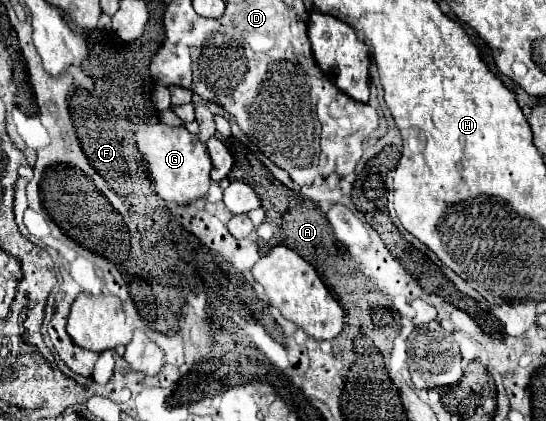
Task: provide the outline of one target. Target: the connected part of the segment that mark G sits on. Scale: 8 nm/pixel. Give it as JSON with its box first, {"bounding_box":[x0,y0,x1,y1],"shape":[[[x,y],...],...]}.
{"bounding_box":[135,122,211,206],"shape":[[[161,122],[145,124],[145,126],[141,124],[135,134],[137,134],[137,146],[155,180],[157,194],[165,202],[177,202],[181,206],[187,206],[207,194],[211,186],[211,178],[209,178],[211,158],[207,156],[205,146],[199,142],[195,134],[187,132],[185,126],[169,128]]]}

